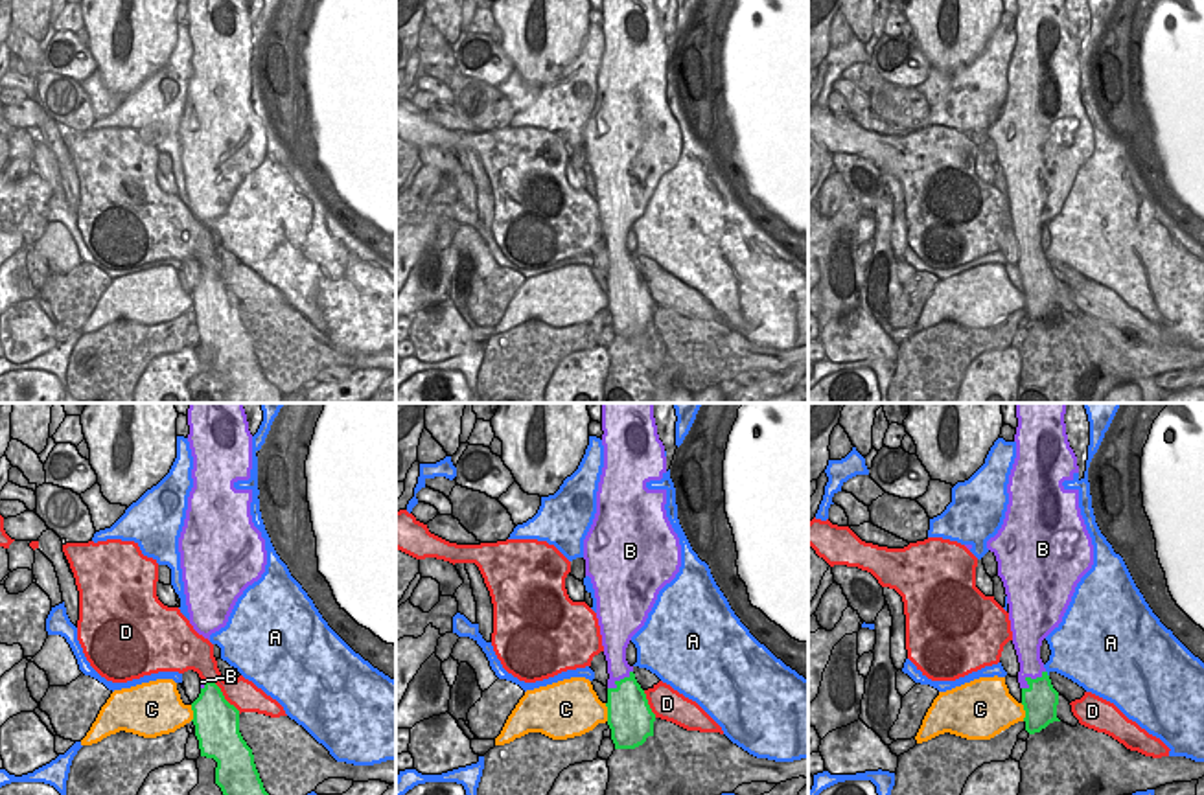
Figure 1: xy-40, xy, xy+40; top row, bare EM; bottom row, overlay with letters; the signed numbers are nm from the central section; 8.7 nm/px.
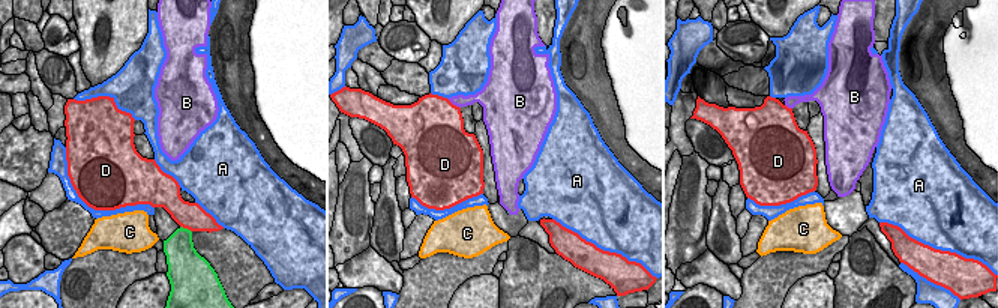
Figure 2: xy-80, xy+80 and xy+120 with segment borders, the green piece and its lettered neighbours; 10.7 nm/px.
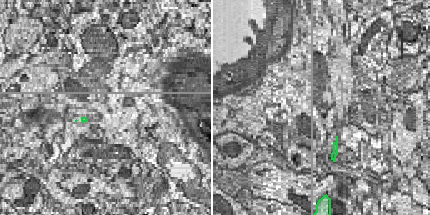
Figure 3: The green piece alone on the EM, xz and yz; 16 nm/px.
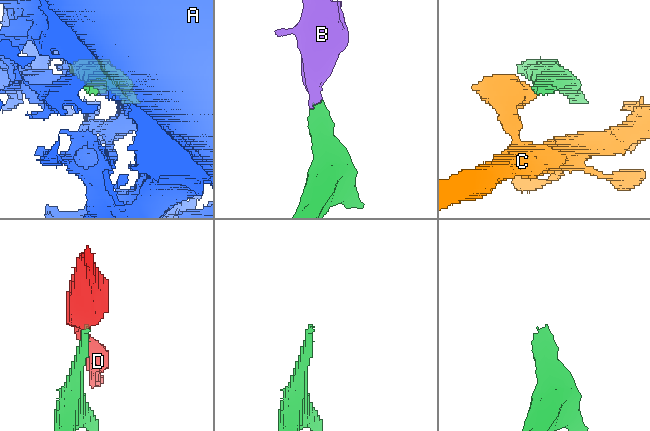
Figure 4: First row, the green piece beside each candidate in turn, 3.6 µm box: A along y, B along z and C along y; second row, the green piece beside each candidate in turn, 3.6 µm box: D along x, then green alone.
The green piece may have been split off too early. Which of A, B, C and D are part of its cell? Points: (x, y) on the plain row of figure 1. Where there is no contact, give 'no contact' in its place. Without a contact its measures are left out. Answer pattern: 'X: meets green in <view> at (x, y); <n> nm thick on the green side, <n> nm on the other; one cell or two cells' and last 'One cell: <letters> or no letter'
A: meets green in xy+40 at (1046, 262); 300 nm thick on the green side, 320 nm on the other; two cells
B: meets green in xy+40 at (1030, 265); 300 nm thick on the green side, 220 nm on the other; one cell
C: meets green in xy at (608, 300); 400 nm thick on the green side, 380 nm on the other; two cells
D: meets green in xy-40 at (221, 280); 380 nm thick on the green side, 280 nm on the other; two cells
One cell: B

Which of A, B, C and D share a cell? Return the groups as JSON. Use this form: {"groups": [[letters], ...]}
{"groups": [["A"], ["B"], ["C"], ["D"]]}

